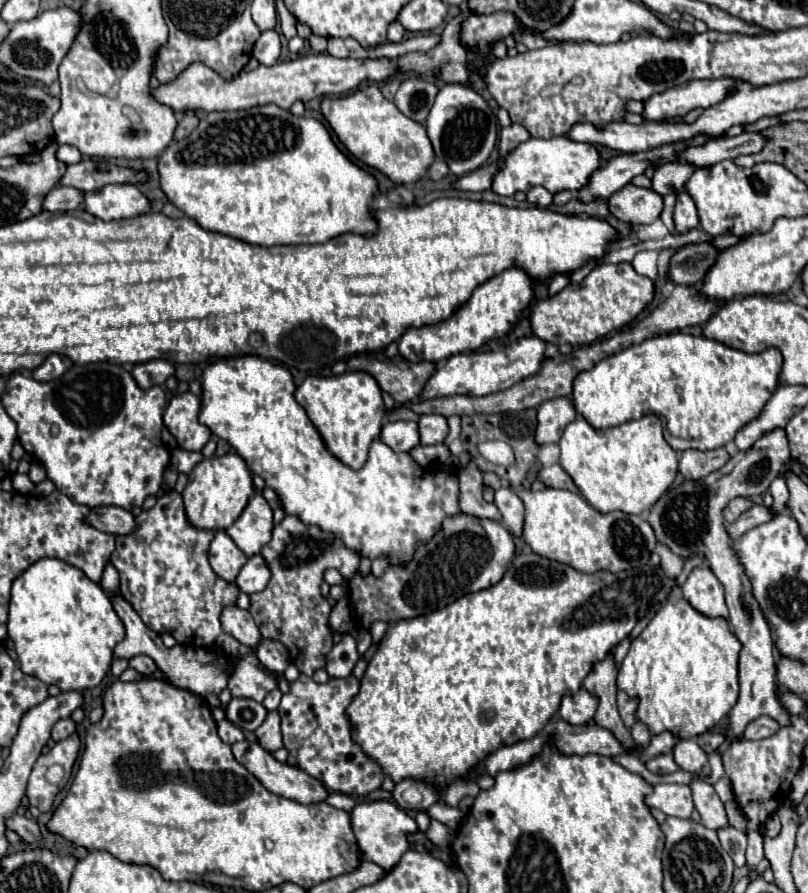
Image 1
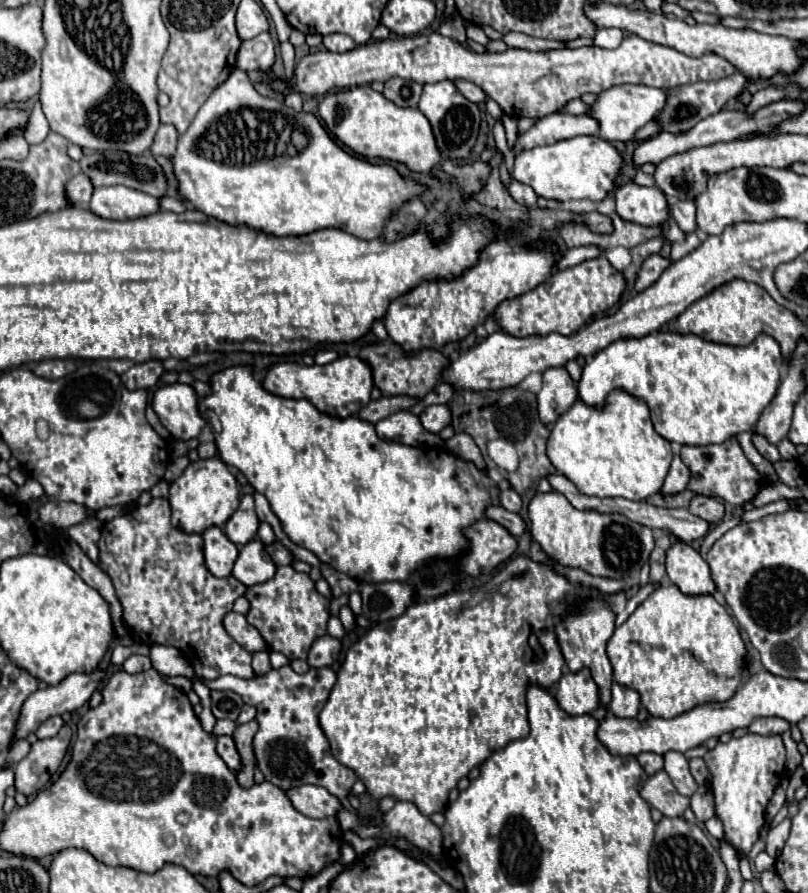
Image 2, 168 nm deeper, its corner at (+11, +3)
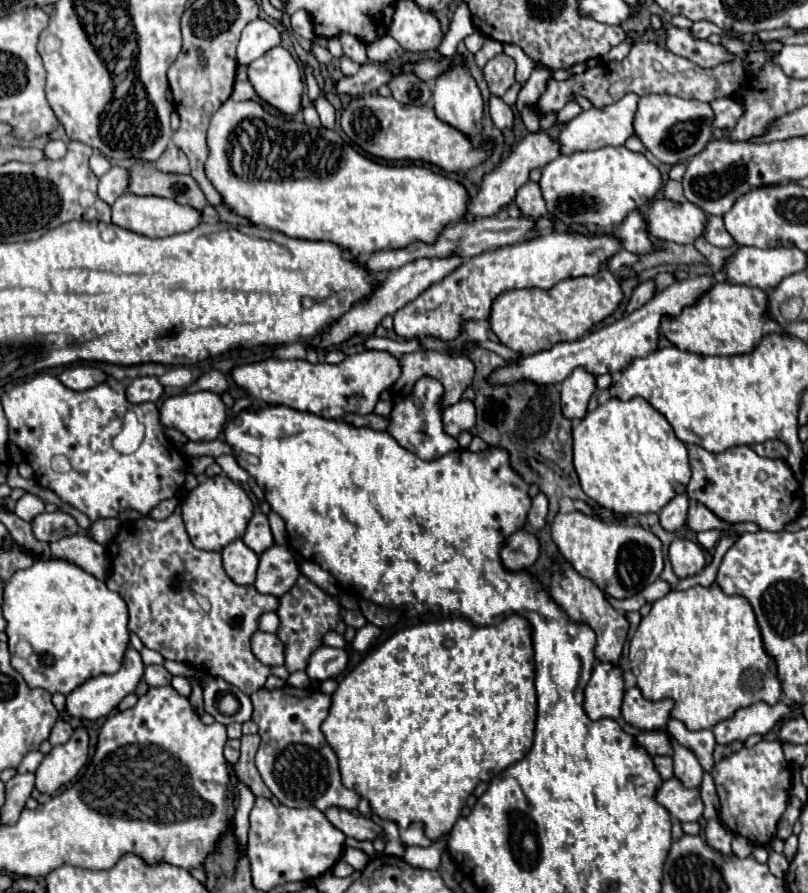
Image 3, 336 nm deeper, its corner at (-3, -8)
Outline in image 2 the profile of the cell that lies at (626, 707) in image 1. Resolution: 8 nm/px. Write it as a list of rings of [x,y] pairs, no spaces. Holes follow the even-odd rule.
[[[614,683],[612,685],[612,701],[610,701],[610,711],[616,717],[636,717],[640,709],[640,695],[624,685]]]

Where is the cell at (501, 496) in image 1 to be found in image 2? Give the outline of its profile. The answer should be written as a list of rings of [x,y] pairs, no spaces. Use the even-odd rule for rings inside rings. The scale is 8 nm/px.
[[[506,489],[498,495],[498,501],[500,501],[500,507],[512,511],[512,513],[518,513],[522,509],[522,499],[520,495],[514,491],[514,489]]]

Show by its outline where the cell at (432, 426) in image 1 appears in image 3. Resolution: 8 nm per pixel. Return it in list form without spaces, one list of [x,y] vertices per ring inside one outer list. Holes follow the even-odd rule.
[[[460,400],[444,410],[444,432],[450,436],[458,436],[464,430],[470,430],[476,422],[476,410],[472,400]]]

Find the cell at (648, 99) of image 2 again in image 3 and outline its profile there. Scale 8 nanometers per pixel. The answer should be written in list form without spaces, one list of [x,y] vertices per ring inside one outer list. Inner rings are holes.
[[[634,92],[626,94],[622,100],[616,104],[604,106],[604,108],[590,108],[580,112],[580,116],[572,118],[568,124],[562,126],[556,142],[560,146],[560,154],[572,154],[572,152],[582,152],[582,150],[598,150],[604,146],[622,146],[626,138],[634,134],[632,130],[632,118],[636,112],[636,102],[638,96]]]

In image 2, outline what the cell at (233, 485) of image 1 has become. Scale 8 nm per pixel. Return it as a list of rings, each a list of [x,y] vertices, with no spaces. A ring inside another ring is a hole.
[[[220,457],[198,459],[190,463],[184,473],[170,485],[172,525],[188,533],[202,533],[208,527],[222,527],[238,509],[238,503],[238,481]]]

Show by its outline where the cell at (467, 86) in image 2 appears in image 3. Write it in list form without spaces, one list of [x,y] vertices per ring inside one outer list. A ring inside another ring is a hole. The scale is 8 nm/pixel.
[[[492,96],[490,98],[490,116],[492,116],[492,120],[494,120],[494,124],[498,126],[498,128],[512,128],[514,126],[514,110],[510,108],[510,106],[506,106],[500,98],[496,98],[496,96]]]

